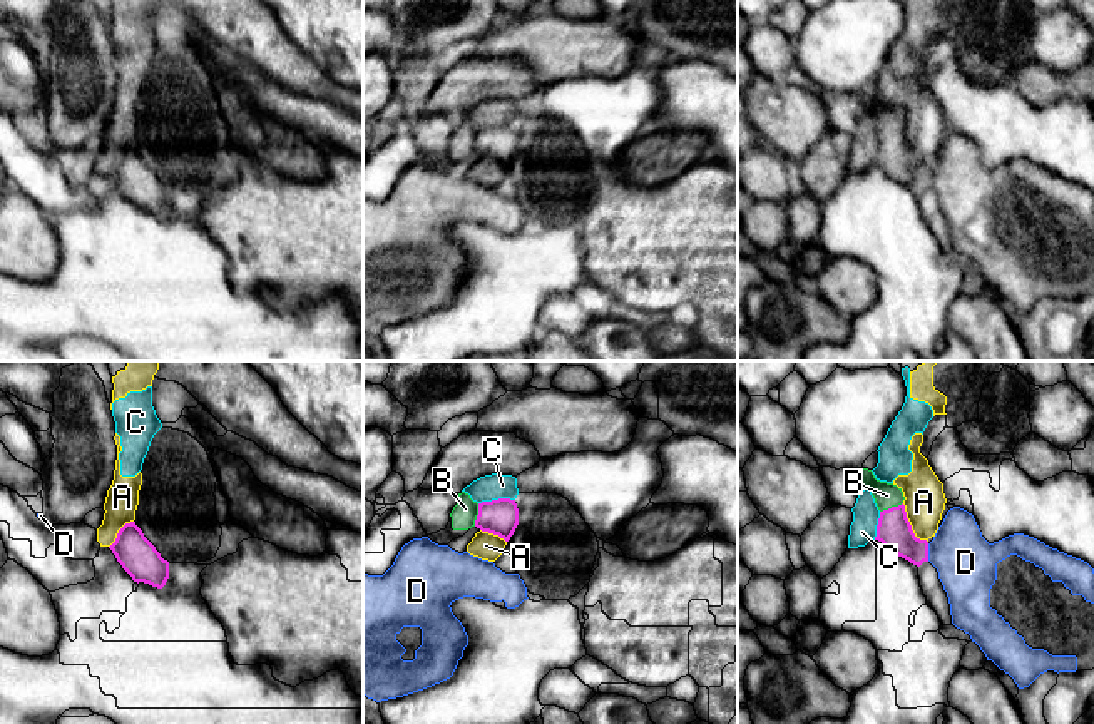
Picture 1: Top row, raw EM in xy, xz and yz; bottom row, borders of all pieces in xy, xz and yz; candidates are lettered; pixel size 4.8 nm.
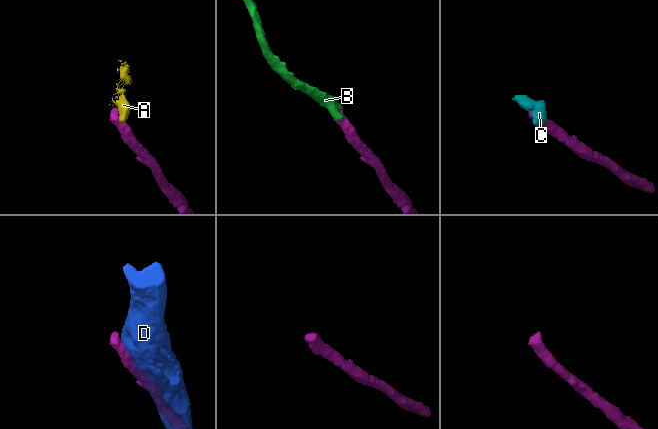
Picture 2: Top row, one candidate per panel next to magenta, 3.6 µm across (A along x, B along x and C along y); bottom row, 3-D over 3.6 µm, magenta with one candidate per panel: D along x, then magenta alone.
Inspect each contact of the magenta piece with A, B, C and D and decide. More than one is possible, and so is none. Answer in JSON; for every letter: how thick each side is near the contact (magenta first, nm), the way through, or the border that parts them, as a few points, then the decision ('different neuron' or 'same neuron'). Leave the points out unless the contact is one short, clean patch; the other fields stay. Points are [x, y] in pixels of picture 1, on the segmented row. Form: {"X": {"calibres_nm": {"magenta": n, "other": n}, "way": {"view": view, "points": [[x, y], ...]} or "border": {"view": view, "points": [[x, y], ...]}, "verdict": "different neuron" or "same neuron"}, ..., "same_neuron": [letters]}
{"A": {"calibres_nm": {"magenta": 170, "other": 190}, "border": {"view": "yz", "points": [[902, 504], [912, 532], [927, 542]]}, "verdict": "different neuron"}, "B": {"calibres_nm": {"magenta": 180, "other": 120}, "way": {"view": "xz", "points": [[500, 517], [477, 515], [464, 514]]}, "verdict": "same neuron"}, "C": {"calibres_nm": {"magenta": 180, "other": 130}, "border": {"view": "xz", "points": [[514, 499], [492, 499], [479, 504]]}, "verdict": "different neuron"}, "D": {"calibres_nm": {"magenta": 170, "other": 280}, "border": {"view": "yz", "points": [[927, 544], [929, 560]]}, "verdict": "different neuron"}, "same_neuron": ["B"]}

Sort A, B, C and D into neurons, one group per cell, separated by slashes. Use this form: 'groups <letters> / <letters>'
groups A C / B / D

